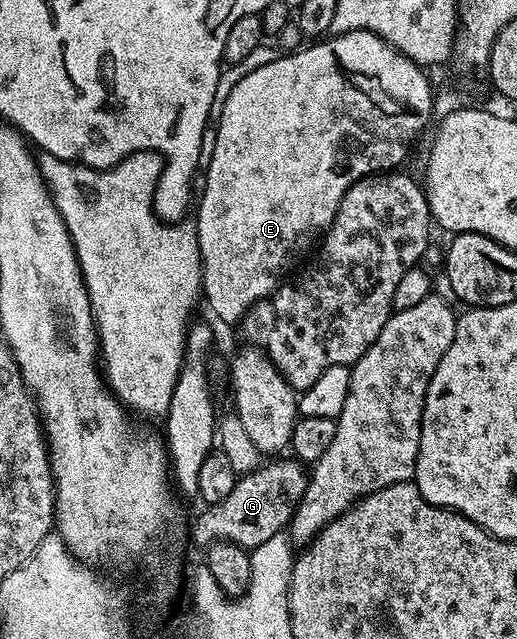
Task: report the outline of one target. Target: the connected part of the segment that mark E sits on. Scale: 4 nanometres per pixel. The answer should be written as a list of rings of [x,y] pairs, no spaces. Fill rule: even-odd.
[[[352,31],[351,33],[339,33],[337,35],[327,36],[325,39],[319,40],[317,43],[307,44],[305,47],[298,49],[297,52],[279,55],[272,63],[264,63],[264,67],[256,67],[256,71],[252,71],[252,75],[246,76],[245,79],[237,79],[231,84],[229,91],[224,94],[224,100],[221,102],[220,108],[216,113],[216,128],[215,128],[215,146],[208,154],[208,160],[204,165],[204,173],[206,169],[206,190],[201,190],[200,196],[196,201],[196,213],[198,209],[198,221],[196,220],[196,228],[198,231],[198,242],[200,243],[200,255],[202,256],[202,291],[204,301],[210,304],[210,309],[223,321],[226,325],[237,326],[248,310],[257,303],[257,301],[267,300],[273,294],[274,290],[279,288],[282,276],[301,259],[306,253],[306,236],[309,233],[321,234],[323,231],[330,228],[334,221],[336,211],[340,207],[340,199],[344,199],[344,195],[348,191],[348,187],[355,185],[362,177],[369,177],[372,173],[381,173],[383,171],[394,171],[399,168],[398,165],[406,157],[406,152],[410,149],[410,144],[421,135],[426,129],[426,124],[430,121],[430,116],[433,118],[436,113],[436,93],[435,90],[430,90],[430,81],[426,78],[427,70],[421,65],[417,65],[412,59],[408,59],[400,51],[396,51],[388,43],[384,43],[384,39],[380,39],[376,35],[372,35],[368,31]]]

